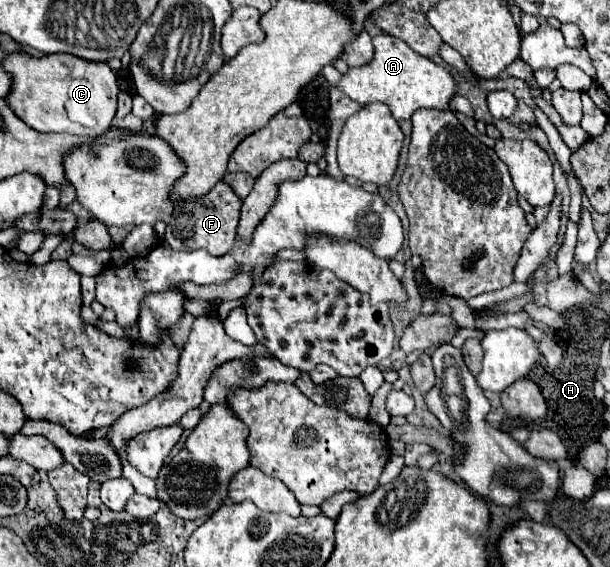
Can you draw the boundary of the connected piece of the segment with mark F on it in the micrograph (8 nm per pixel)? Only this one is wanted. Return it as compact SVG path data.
M222 179L205 195L197 201L185 201L181 207L175 209L171 219L167 221L165 243L175 251L195 251L195 249L209 249L211 255L221 257L235 245L235 231L239 223L241 199L235 191Z

